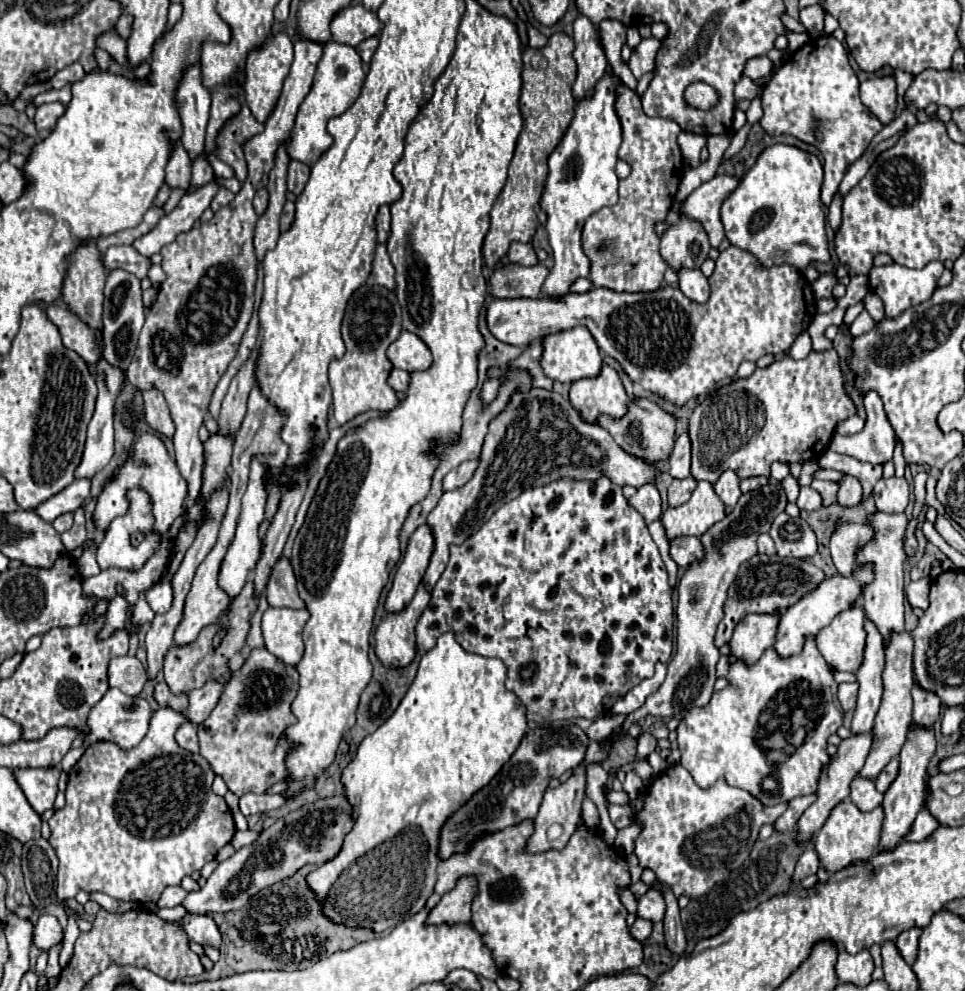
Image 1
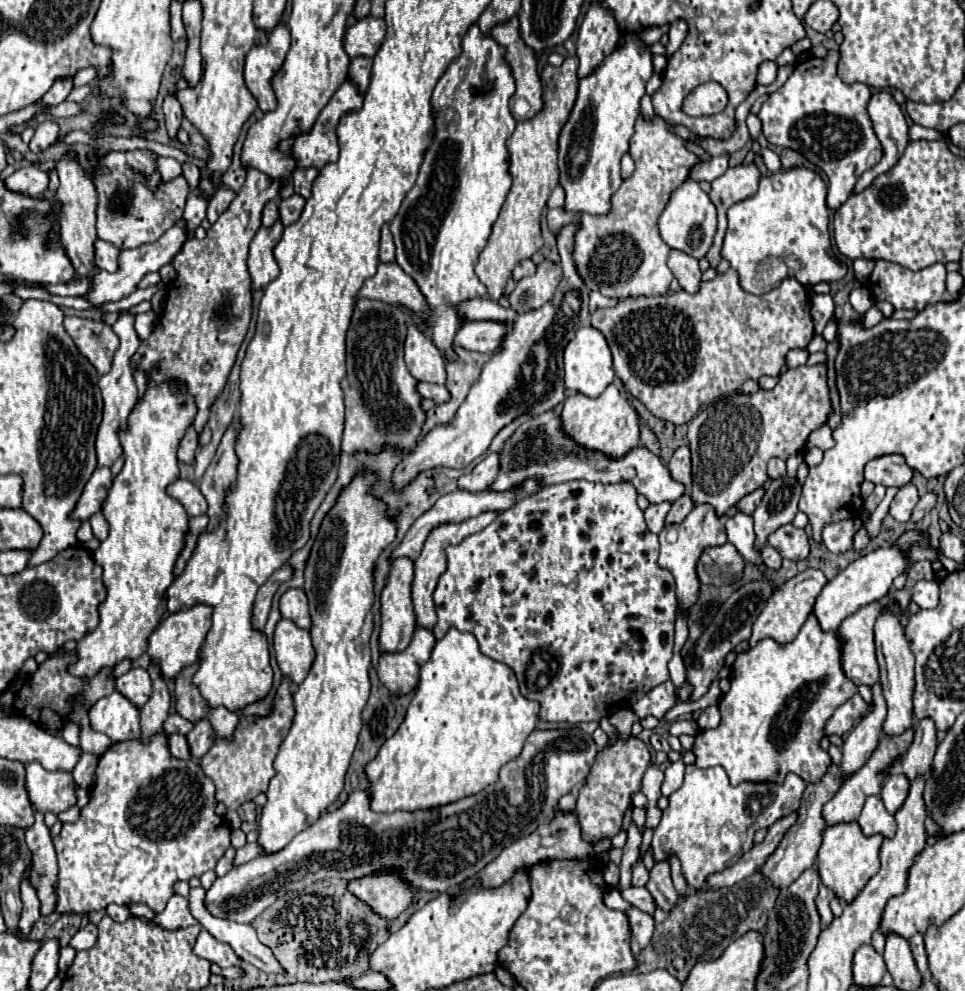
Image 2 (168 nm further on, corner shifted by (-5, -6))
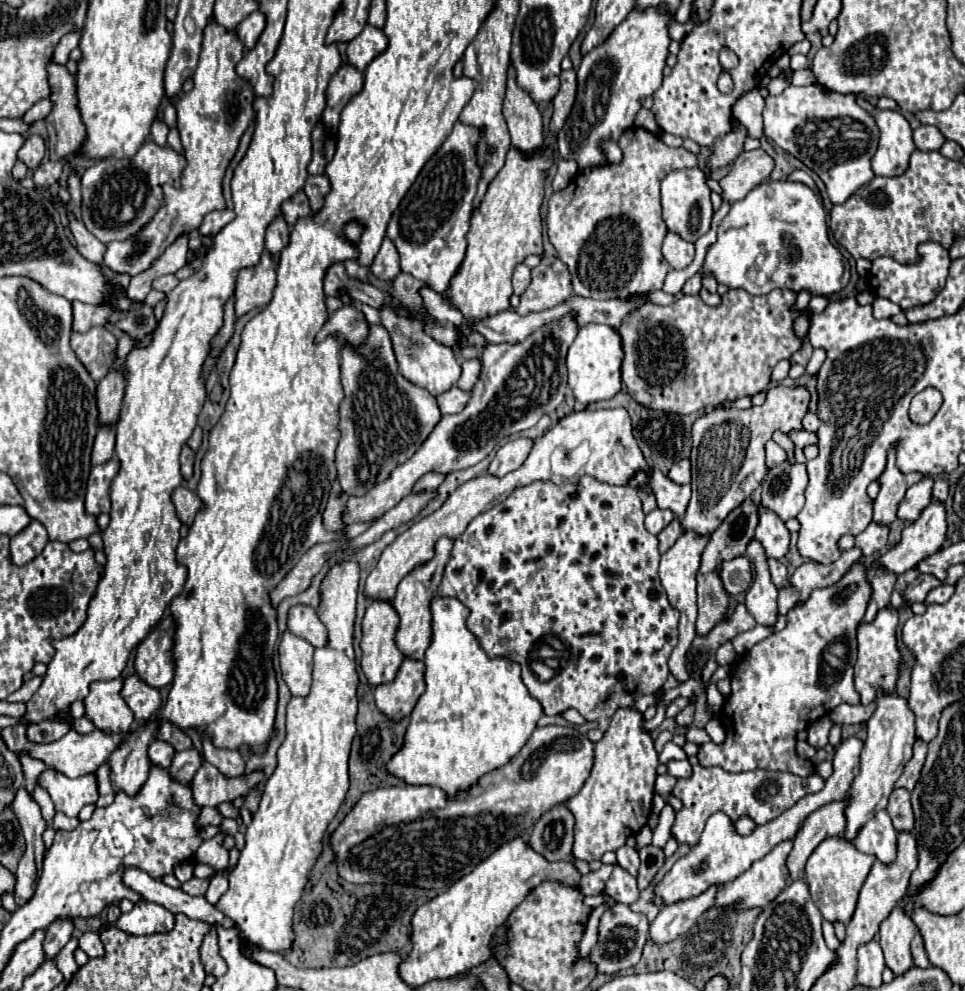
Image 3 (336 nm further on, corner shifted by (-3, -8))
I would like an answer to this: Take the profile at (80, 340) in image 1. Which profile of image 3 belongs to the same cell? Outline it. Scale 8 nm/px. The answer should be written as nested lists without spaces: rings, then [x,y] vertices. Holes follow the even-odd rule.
[[[91,327],[87,333],[71,333],[71,347],[95,381],[101,381],[113,365],[117,337],[105,327]]]

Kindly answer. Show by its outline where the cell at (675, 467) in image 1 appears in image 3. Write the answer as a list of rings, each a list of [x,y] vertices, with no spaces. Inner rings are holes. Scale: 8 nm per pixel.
[[[681,459],[677,461],[671,471],[669,471],[669,479],[675,483],[689,483],[691,481],[691,467],[689,467],[689,459]]]

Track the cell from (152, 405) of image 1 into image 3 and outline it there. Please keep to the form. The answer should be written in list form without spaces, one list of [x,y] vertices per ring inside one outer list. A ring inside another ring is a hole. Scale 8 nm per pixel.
[[[185,445],[181,451],[181,473],[185,479],[193,475],[193,463],[195,463],[195,451]]]

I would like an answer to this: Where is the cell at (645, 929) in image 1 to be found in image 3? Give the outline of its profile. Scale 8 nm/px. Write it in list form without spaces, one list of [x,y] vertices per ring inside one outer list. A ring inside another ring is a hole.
[[[615,905],[613,909],[607,909],[601,917],[599,925],[599,941],[591,949],[591,959],[599,965],[599,973],[615,975],[621,969],[629,969],[639,963],[641,951],[645,947],[649,935],[649,921],[643,913],[635,913],[629,909],[629,905]]]

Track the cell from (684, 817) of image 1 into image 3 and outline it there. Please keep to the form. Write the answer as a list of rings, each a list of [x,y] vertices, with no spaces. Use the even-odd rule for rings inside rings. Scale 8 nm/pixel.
[[[695,765],[691,777],[679,779],[673,795],[683,801],[683,809],[675,813],[675,823],[671,827],[671,837],[677,839],[677,843],[697,845],[699,835],[705,827],[705,821],[717,813],[723,811],[731,823],[737,823],[739,817],[747,815],[757,825],[765,825],[773,819],[777,819],[785,809],[793,807],[801,797],[813,793],[819,789],[819,775],[811,777],[797,777],[793,773],[783,771],[767,771],[767,769],[755,769],[749,773],[727,773],[721,767],[701,767]]]

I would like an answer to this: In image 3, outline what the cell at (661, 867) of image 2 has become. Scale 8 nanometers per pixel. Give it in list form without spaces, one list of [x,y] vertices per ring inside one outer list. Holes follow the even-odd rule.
[[[647,845],[639,851],[639,857],[641,857],[641,867],[639,867],[639,877],[637,877],[637,883],[639,883],[639,889],[647,889],[653,881],[653,877],[657,875],[657,871],[663,867],[663,861],[665,861],[665,855],[663,855],[663,849],[659,847],[653,847],[653,845]]]

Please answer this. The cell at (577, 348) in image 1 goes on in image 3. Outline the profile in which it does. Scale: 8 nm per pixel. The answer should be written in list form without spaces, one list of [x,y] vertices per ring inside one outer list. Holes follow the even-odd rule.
[[[597,323],[581,327],[567,353],[569,389],[573,397],[583,405],[615,397],[621,389],[621,359],[623,359],[623,349],[615,327],[605,327]]]

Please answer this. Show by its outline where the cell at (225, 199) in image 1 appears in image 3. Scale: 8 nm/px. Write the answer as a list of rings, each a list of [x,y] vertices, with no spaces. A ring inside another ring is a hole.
[[[221,209],[221,211],[211,211],[203,217],[203,223],[199,227],[201,235],[211,235],[219,233],[227,223],[233,221],[233,211],[231,209]]]

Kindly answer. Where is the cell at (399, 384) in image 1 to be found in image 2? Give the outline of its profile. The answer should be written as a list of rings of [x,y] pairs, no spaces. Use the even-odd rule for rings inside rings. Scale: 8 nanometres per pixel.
[[[419,383],[419,393],[425,397],[425,399],[431,399],[435,403],[447,403],[451,399],[451,393],[447,391],[447,387],[443,385],[433,385],[433,383]]]

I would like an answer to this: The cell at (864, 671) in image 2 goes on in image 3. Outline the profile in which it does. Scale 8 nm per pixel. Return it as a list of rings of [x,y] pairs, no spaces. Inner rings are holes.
[[[893,607],[881,609],[873,621],[861,621],[857,627],[857,663],[855,663],[855,689],[861,695],[861,703],[867,705],[875,701],[877,689],[893,691],[899,671],[899,651],[897,651],[897,615],[899,611]]]

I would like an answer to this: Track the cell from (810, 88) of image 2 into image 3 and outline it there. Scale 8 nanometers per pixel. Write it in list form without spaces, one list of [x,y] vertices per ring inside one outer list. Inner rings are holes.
[[[819,83],[807,87],[787,85],[781,95],[765,99],[763,123],[769,139],[821,177],[833,205],[845,203],[859,187],[875,177],[871,157],[877,149],[879,131],[875,119],[857,105],[855,93],[841,95]]]

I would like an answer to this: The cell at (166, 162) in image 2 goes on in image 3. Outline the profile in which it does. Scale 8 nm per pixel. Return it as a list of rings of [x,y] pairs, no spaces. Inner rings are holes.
[[[155,121],[151,125],[151,139],[159,145],[159,147],[167,147],[167,135],[169,135],[169,127],[165,123]]]

